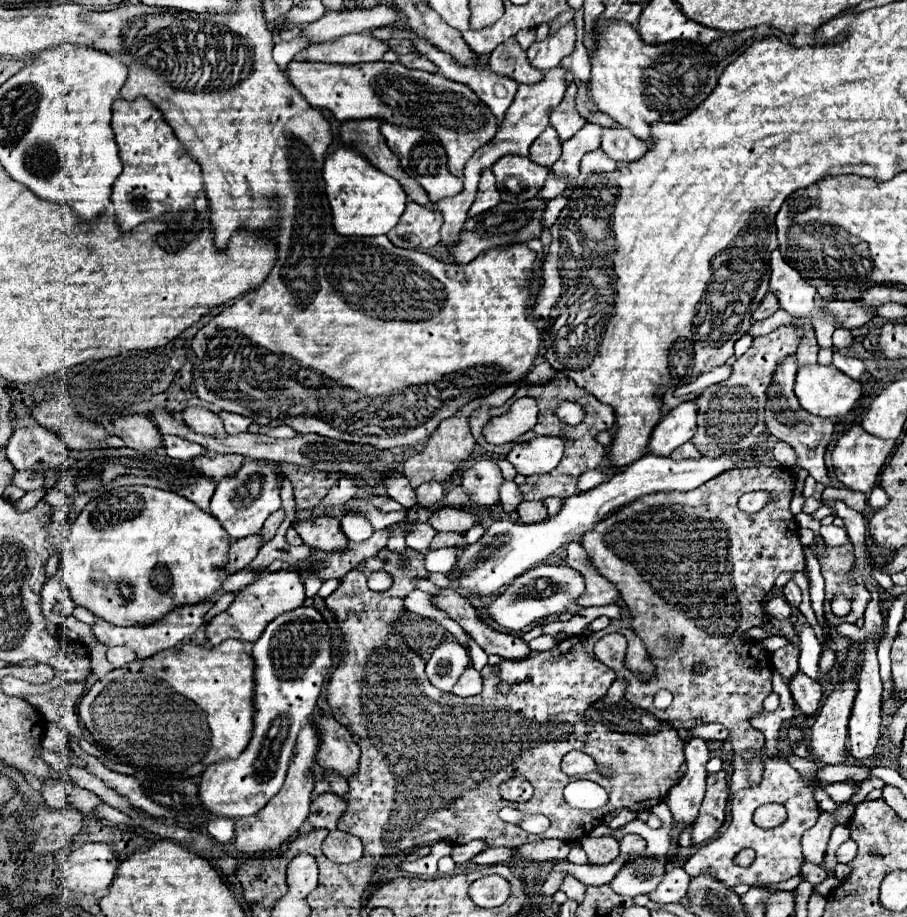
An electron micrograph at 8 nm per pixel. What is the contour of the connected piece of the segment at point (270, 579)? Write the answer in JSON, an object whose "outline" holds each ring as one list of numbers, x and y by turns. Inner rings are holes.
{"outline":[[280,569,280,571,272,571,272,573,264,573,260,579,256,579,252,585,244,587,234,603,218,613,214,619,210,619,208,629,206,629,206,637,210,639,212,645,220,645,226,639,240,639,240,641,256,641,264,627,276,619,278,615,282,615,284,611,292,611,296,607,300,607,304,603,306,595,304,595,304,583,302,577,296,569]]}

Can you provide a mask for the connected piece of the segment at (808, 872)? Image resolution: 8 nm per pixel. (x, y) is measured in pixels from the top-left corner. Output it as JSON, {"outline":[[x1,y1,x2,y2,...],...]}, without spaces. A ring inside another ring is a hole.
{"outline":[[804,863,800,873,802,873,802,875,804,875,804,879,806,879,806,881,810,881,810,883,822,883,822,881,828,877,828,873,826,873,822,867,812,865,812,863]]}

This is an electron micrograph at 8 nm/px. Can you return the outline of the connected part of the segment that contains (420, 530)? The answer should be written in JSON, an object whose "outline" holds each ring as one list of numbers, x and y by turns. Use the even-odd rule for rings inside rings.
{"outline":[[420,523,420,525,416,525,416,527,412,529,410,537,406,537,406,545,408,545,410,549,416,549,416,551,424,551,424,553,428,553,428,549,430,549,430,541,432,541,432,535,434,535,432,527,430,527,428,523]]}

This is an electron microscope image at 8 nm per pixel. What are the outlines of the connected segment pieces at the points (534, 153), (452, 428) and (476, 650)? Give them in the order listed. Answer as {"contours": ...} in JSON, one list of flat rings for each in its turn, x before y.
{"contours":[[[552,127,542,131,540,137,532,143,530,159,544,167,550,167,560,159,560,137,556,137,556,131]],[[508,385,508,387,504,387,504,389,496,389,494,393,490,393,490,395,486,395,486,397,480,397,480,401,476,399,476,401,464,405,464,409,460,409,460,413,456,413,452,419,442,421,442,423,438,425,436,433,428,439,426,449,424,449,422,453,410,457,408,461,404,461,404,463,400,465,400,471,410,479,412,487,416,489,418,485,422,485,422,483,426,483,426,481,440,481,440,483,442,483,444,479,448,479,450,475,454,475,454,471,460,469,460,463,470,457,470,453,472,453,472,449,474,449,474,445,476,445,476,441,474,441,474,437,472,437,472,433,470,433,470,423,468,423,470,413,476,411,476,409,480,409,482,405,486,405,486,407,500,407,500,405,504,405,504,403,514,395,516,387,518,387,518,385]],[[474,640,468,644,468,650,473,667,480,671,488,663,488,655]]]}

